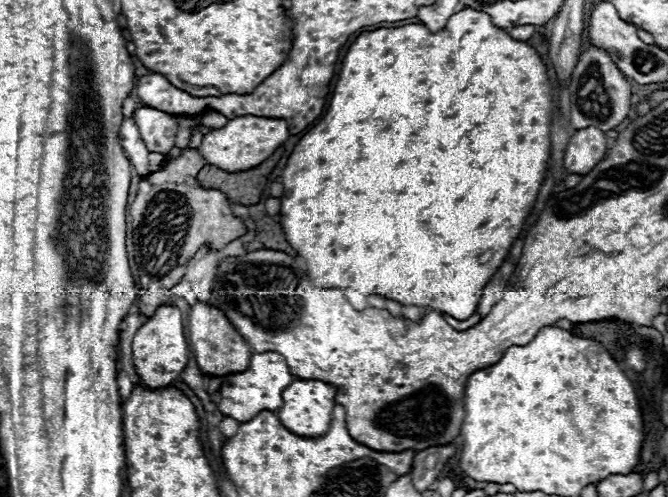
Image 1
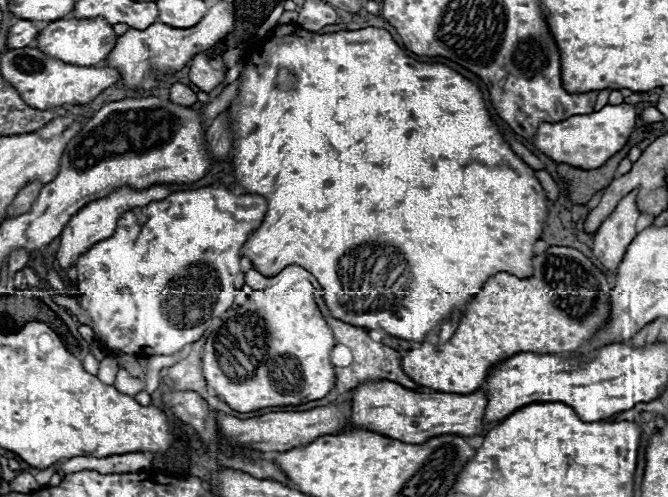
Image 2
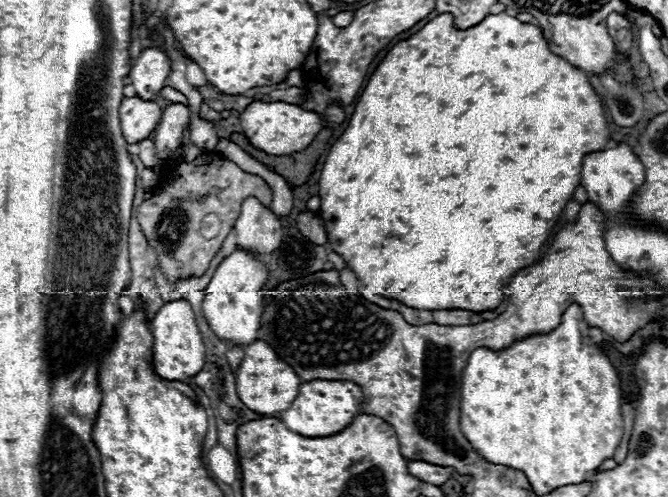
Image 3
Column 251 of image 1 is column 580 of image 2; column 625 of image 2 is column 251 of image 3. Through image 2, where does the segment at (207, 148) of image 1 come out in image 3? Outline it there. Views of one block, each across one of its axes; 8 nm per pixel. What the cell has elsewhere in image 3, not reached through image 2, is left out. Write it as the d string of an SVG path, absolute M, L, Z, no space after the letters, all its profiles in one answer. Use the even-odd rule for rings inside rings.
M252 102L240 114L240 126L248 142L270 156L286 156L288 152L304 150L314 136L322 130L322 120L316 112L308 112L298 108L296 104L286 102Z

